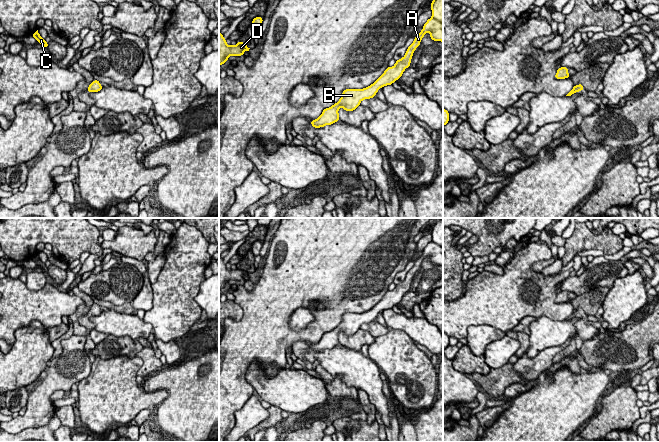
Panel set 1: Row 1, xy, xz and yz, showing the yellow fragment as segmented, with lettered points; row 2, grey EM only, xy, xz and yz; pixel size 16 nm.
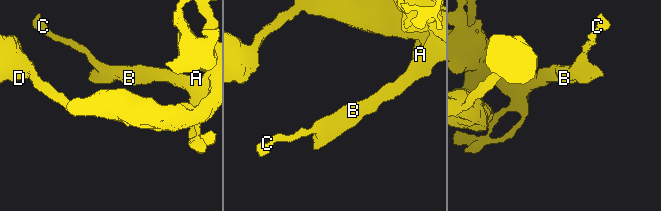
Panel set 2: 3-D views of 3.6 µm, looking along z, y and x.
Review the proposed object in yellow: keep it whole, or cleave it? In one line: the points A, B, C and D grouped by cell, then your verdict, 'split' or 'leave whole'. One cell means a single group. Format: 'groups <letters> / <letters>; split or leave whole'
groups A B C D; leave whole

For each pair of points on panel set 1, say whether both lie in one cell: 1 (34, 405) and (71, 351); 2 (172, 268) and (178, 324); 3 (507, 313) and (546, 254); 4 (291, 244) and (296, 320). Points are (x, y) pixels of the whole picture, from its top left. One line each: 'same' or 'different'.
1: same
2: same
3: same
4: different

